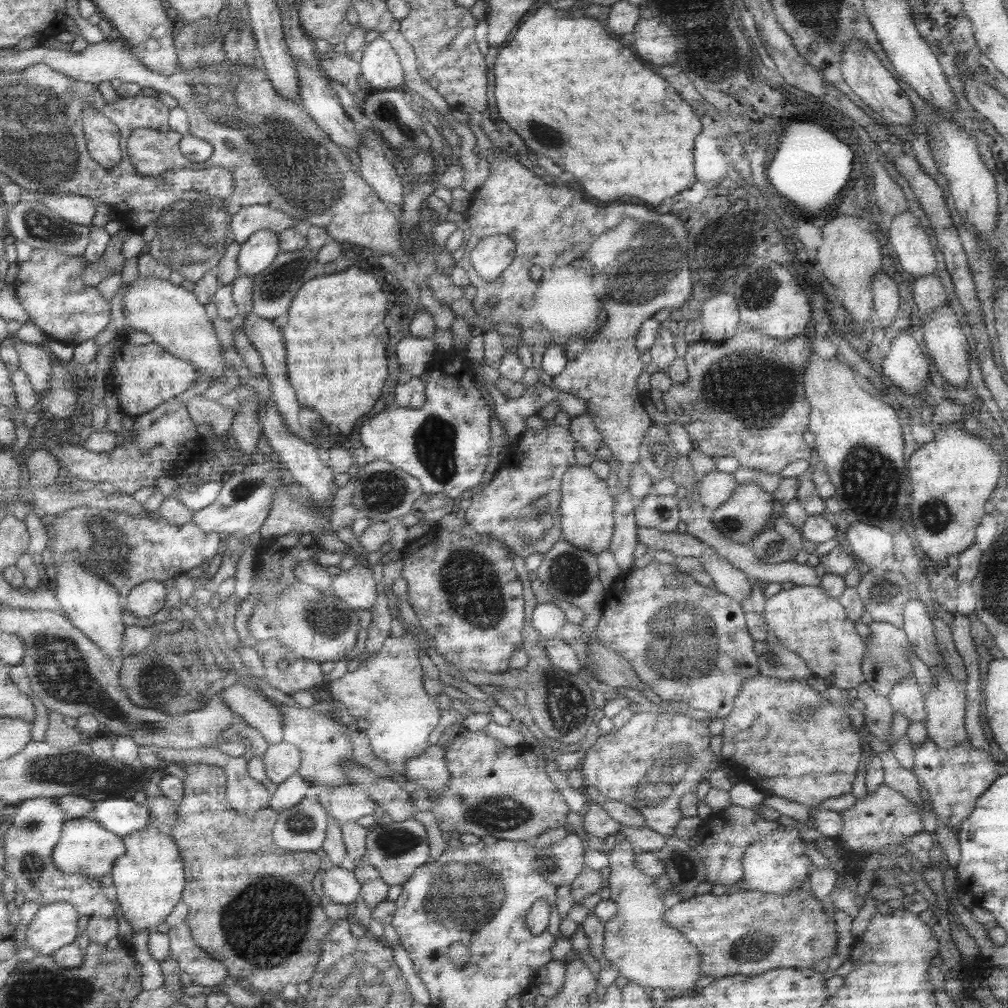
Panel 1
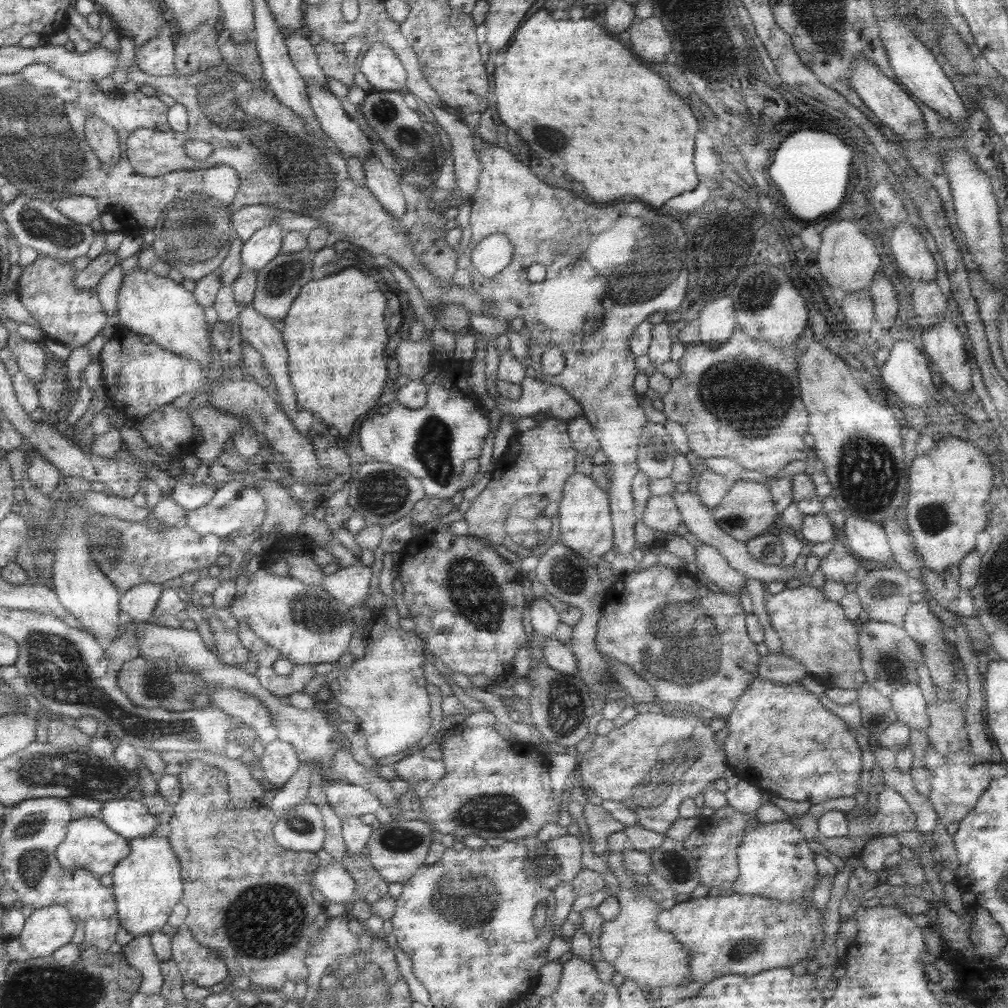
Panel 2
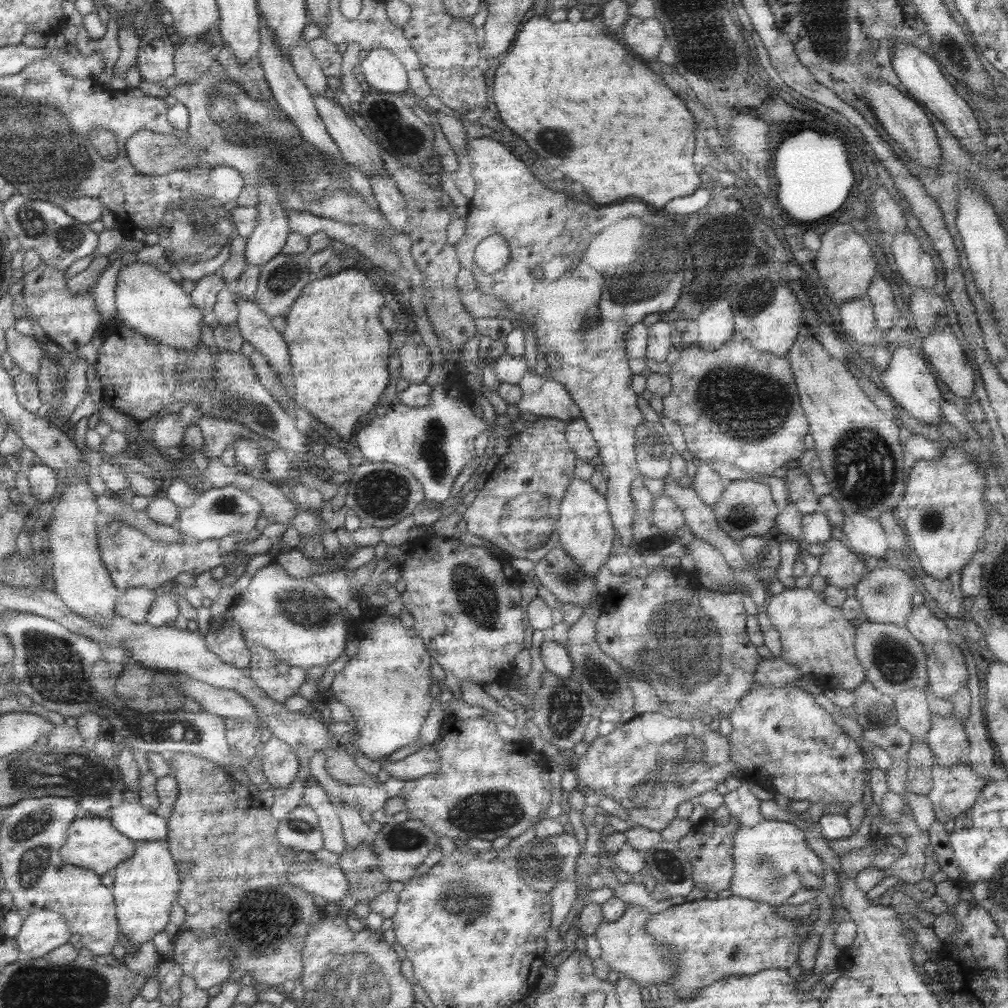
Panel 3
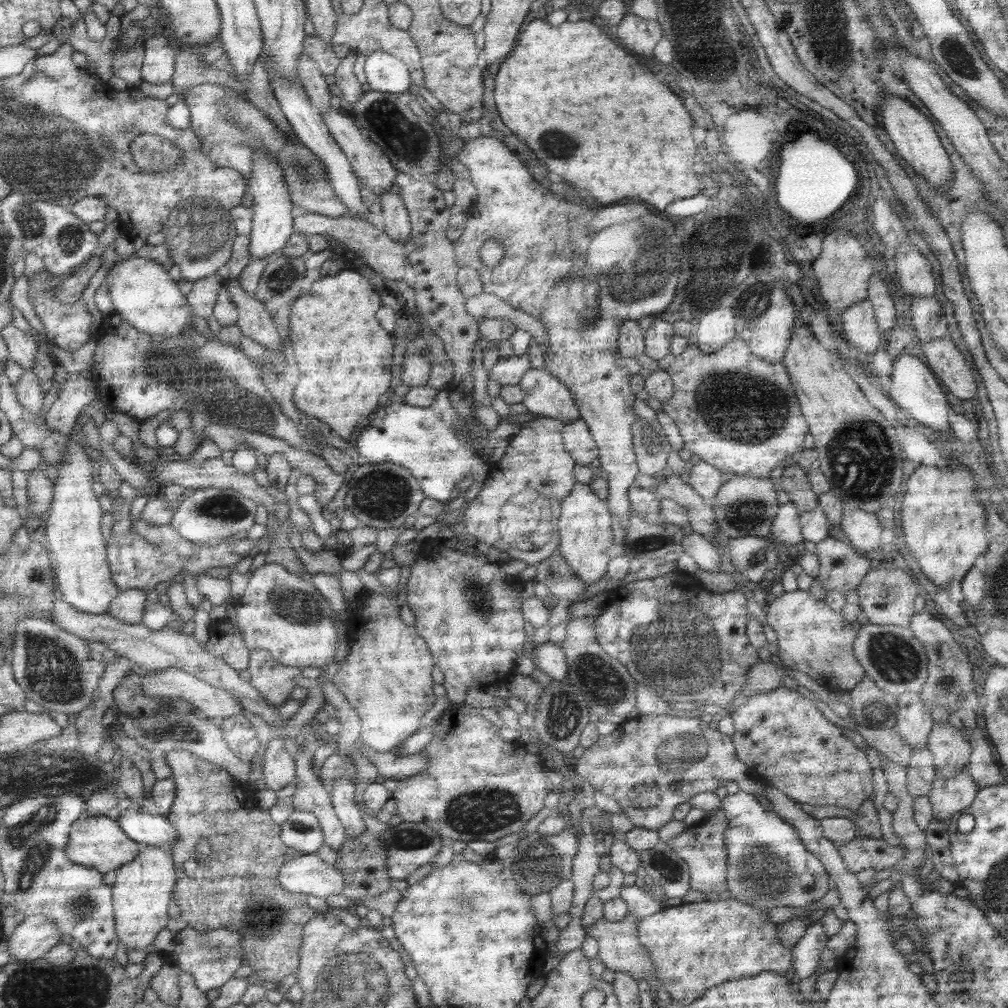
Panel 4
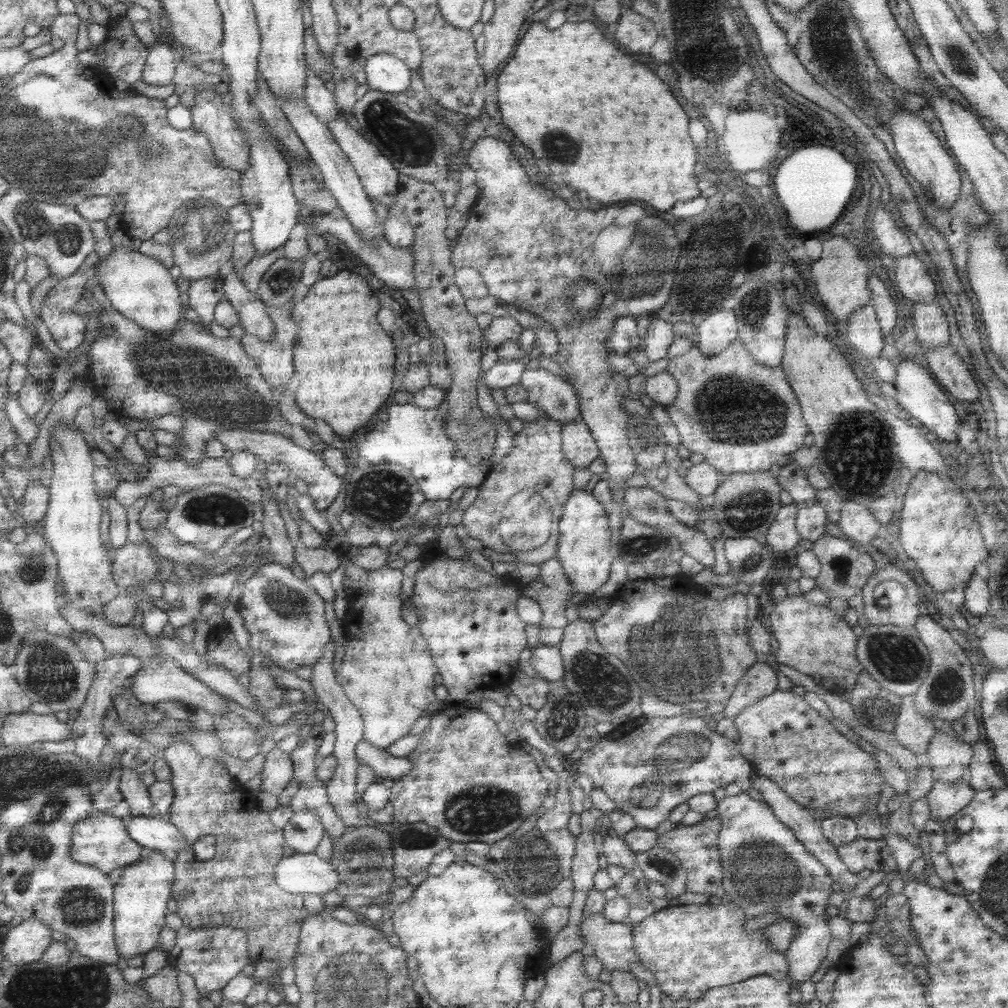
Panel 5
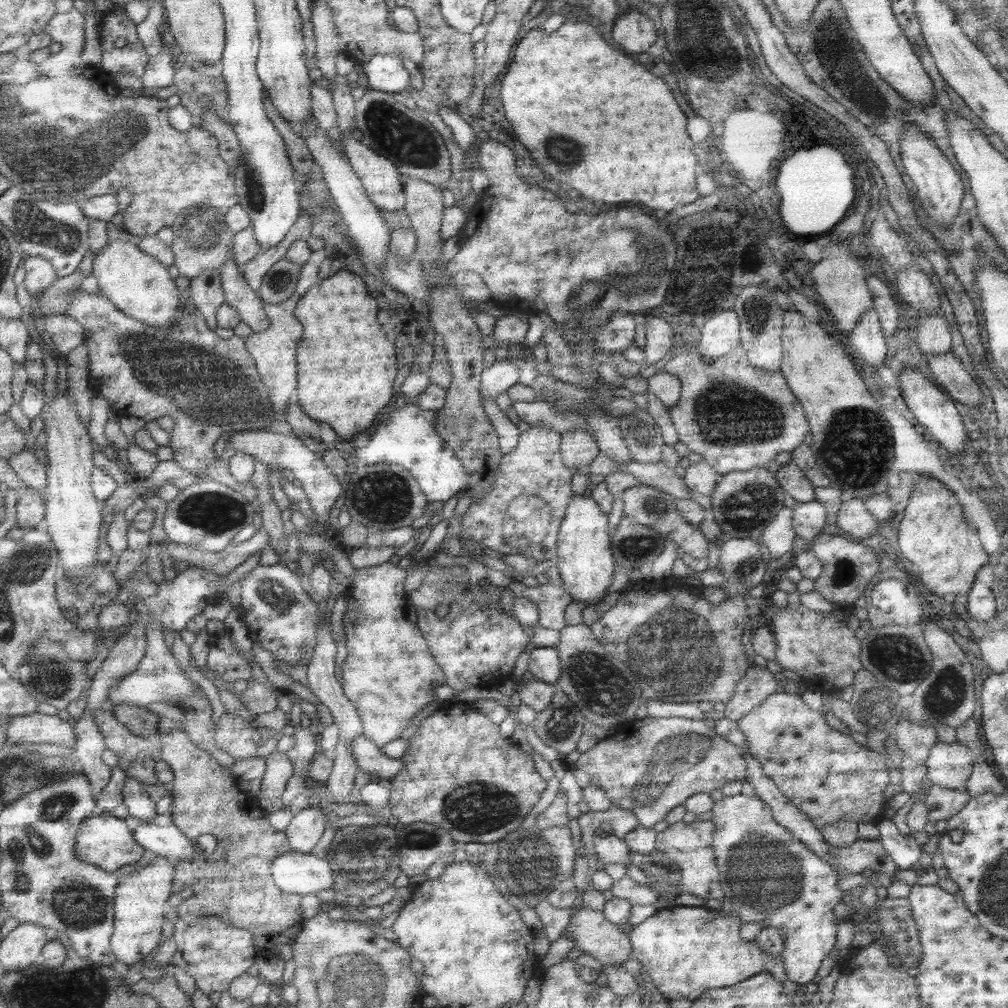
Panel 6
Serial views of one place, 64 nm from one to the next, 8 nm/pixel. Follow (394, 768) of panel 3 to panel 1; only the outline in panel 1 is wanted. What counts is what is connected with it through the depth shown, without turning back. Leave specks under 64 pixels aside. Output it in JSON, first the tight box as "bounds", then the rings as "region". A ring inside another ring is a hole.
{"bounds":[405,746,449,792],"region":[[[429,746],[423,754],[405,762],[407,782],[415,782],[417,788],[433,792],[443,792],[449,782],[449,772],[441,746]]]}

